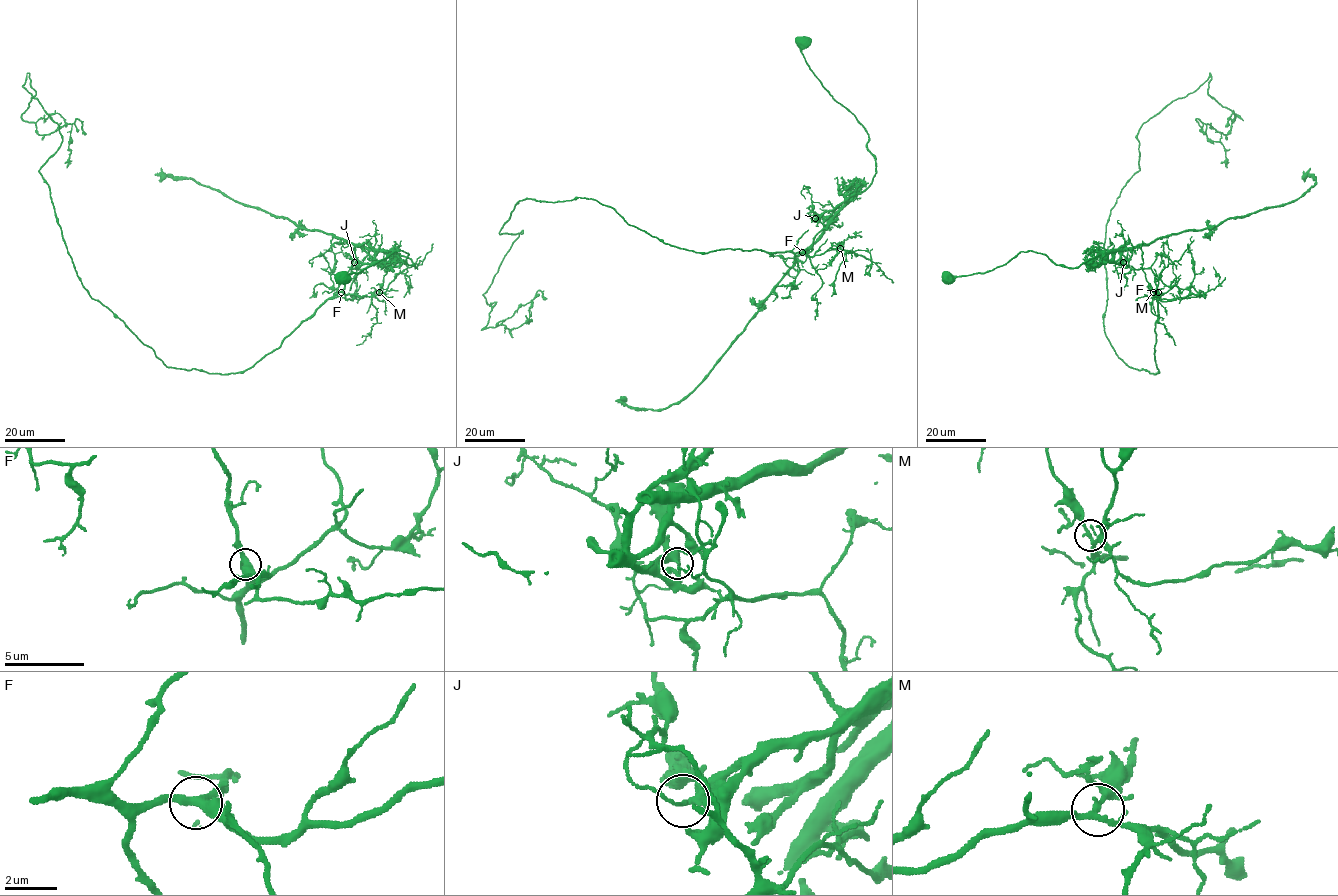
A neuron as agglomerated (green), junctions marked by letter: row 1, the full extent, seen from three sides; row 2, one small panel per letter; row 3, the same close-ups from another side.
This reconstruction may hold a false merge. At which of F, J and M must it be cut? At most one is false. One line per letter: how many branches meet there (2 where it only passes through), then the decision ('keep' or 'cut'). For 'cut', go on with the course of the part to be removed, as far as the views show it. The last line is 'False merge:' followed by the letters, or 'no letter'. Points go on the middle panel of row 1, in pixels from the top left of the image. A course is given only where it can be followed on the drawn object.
F: 3 branches meet; keep
J: 2 branches meet; cut; foreign part runs (815, 217), (803, 252), (704, 252), (592, 199), (520, 200), (482, 329), (532, 301), (527, 321)
M: 3 branches meet; keep
False merge: J

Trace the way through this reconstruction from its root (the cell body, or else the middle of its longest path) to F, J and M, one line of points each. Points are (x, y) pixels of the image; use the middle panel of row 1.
F: (803, 43), (801, 53), (809, 69), (867, 133), (875, 175), (802, 252)
J: (803, 43), (801, 53), (809, 69), (862, 126), (875, 161), (875, 175), (865, 189), (815, 217)
M: (803, 43), (801, 53), (809, 69), (862, 126), (875, 161), (872, 182), (803, 252), (814, 256), (840, 248)

